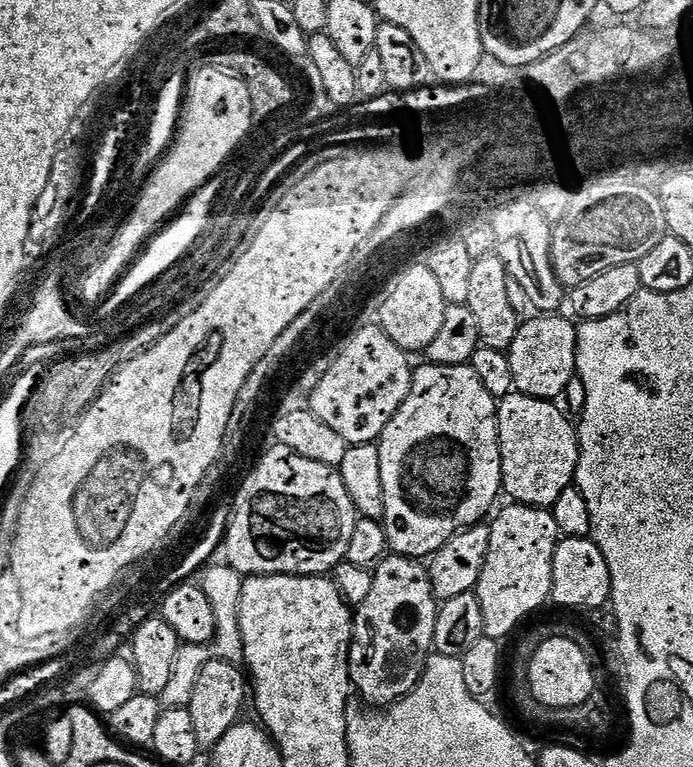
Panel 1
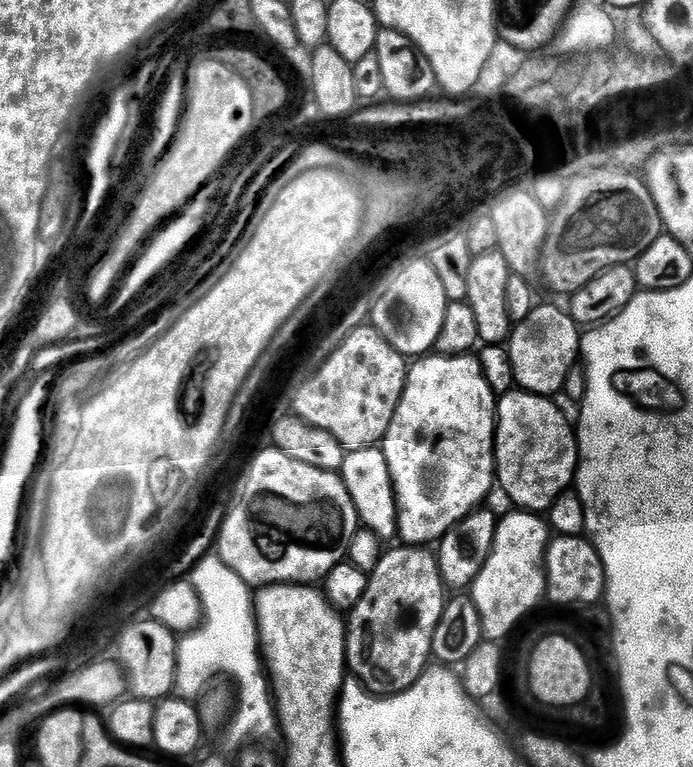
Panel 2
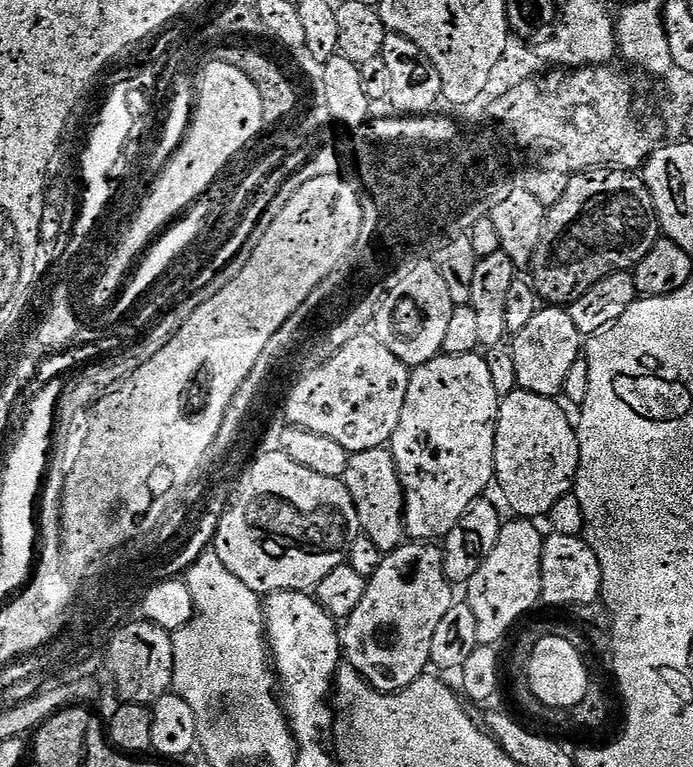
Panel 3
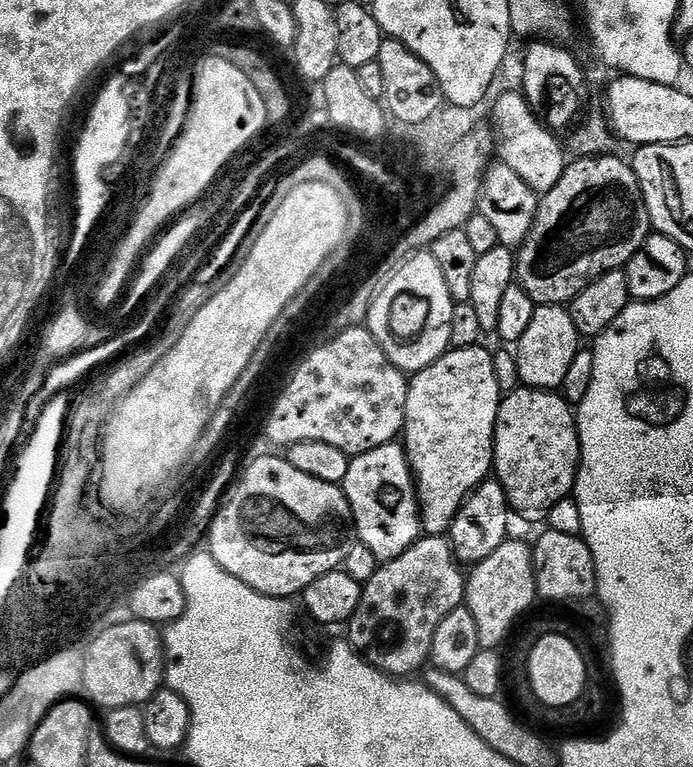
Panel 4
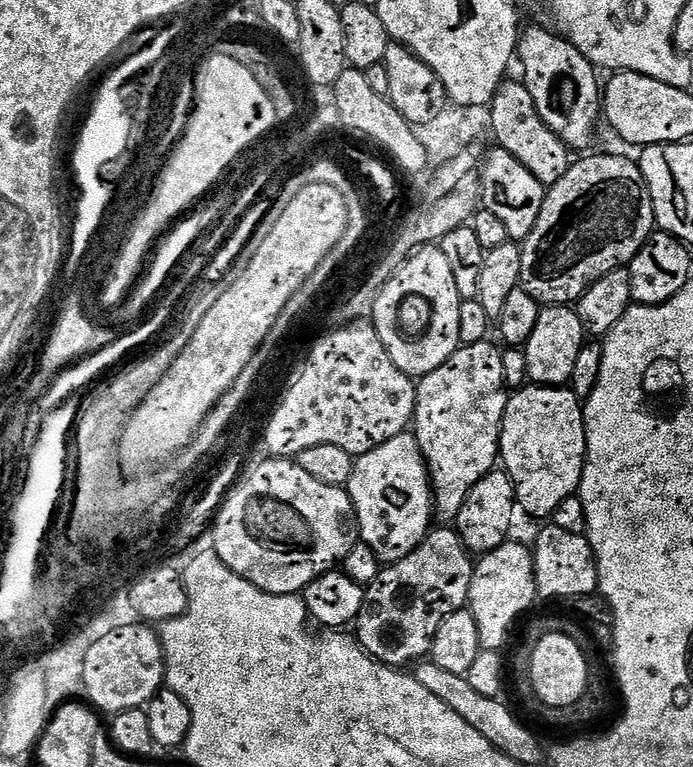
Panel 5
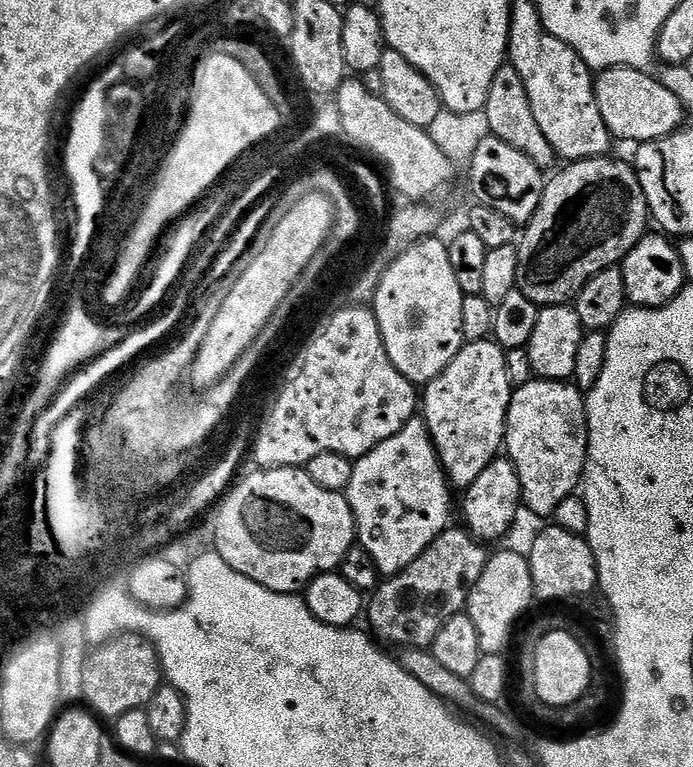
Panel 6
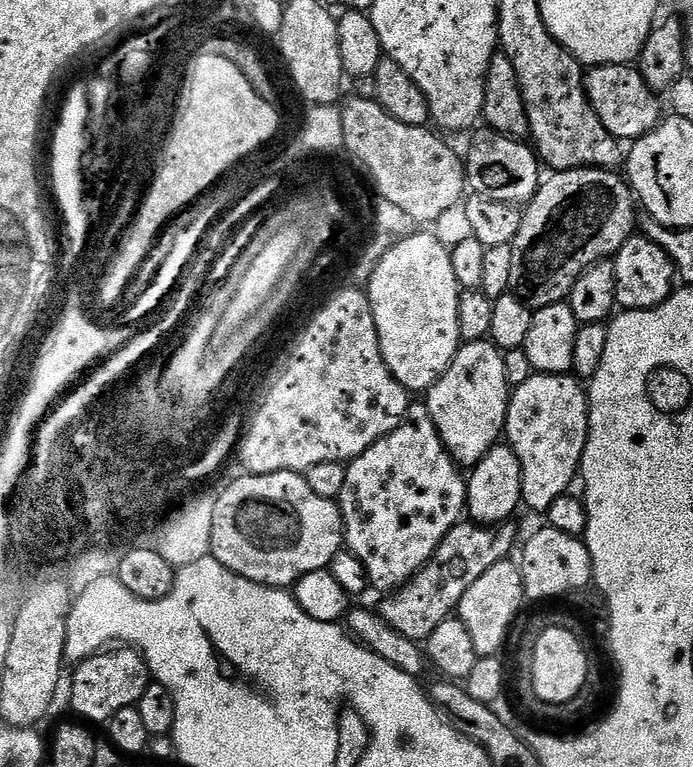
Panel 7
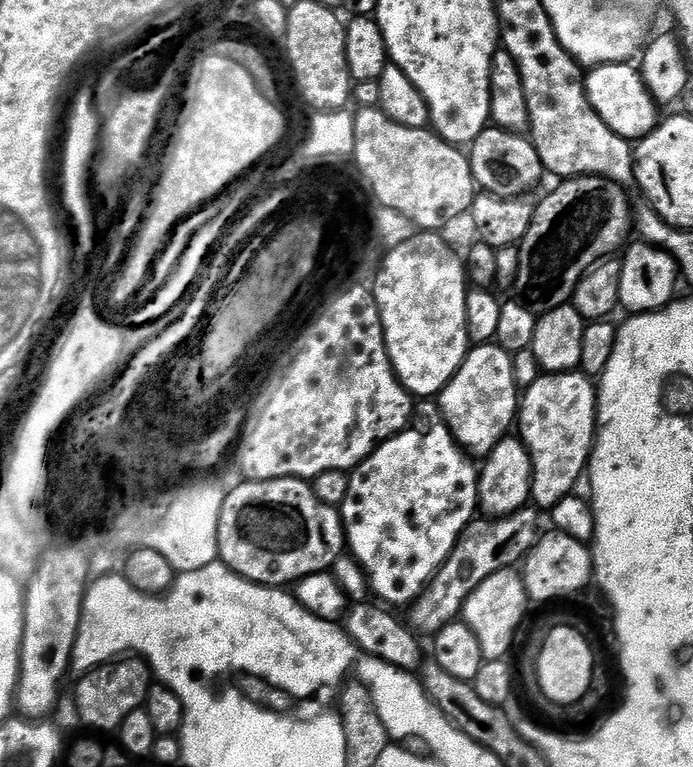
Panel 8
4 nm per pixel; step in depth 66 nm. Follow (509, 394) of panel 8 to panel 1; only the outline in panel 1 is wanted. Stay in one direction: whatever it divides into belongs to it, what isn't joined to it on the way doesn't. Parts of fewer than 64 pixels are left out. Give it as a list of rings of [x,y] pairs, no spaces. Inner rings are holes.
[[[468,364],[441,367],[432,380],[424,401],[409,420],[400,418],[394,428],[400,433],[389,435],[388,449],[382,452],[384,469],[384,518],[387,547],[395,555],[413,558],[431,558],[448,540],[466,528],[477,527],[480,520],[496,504],[500,487],[505,487],[504,456],[500,452],[500,425],[498,400]]]

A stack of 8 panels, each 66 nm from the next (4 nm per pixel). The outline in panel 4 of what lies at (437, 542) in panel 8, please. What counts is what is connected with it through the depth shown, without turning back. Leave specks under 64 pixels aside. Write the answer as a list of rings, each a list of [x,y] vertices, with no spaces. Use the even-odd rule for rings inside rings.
[[[403,443],[383,444],[366,454],[351,457],[342,487],[352,507],[354,532],[359,543],[372,551],[380,562],[398,558],[421,538],[420,501]]]

